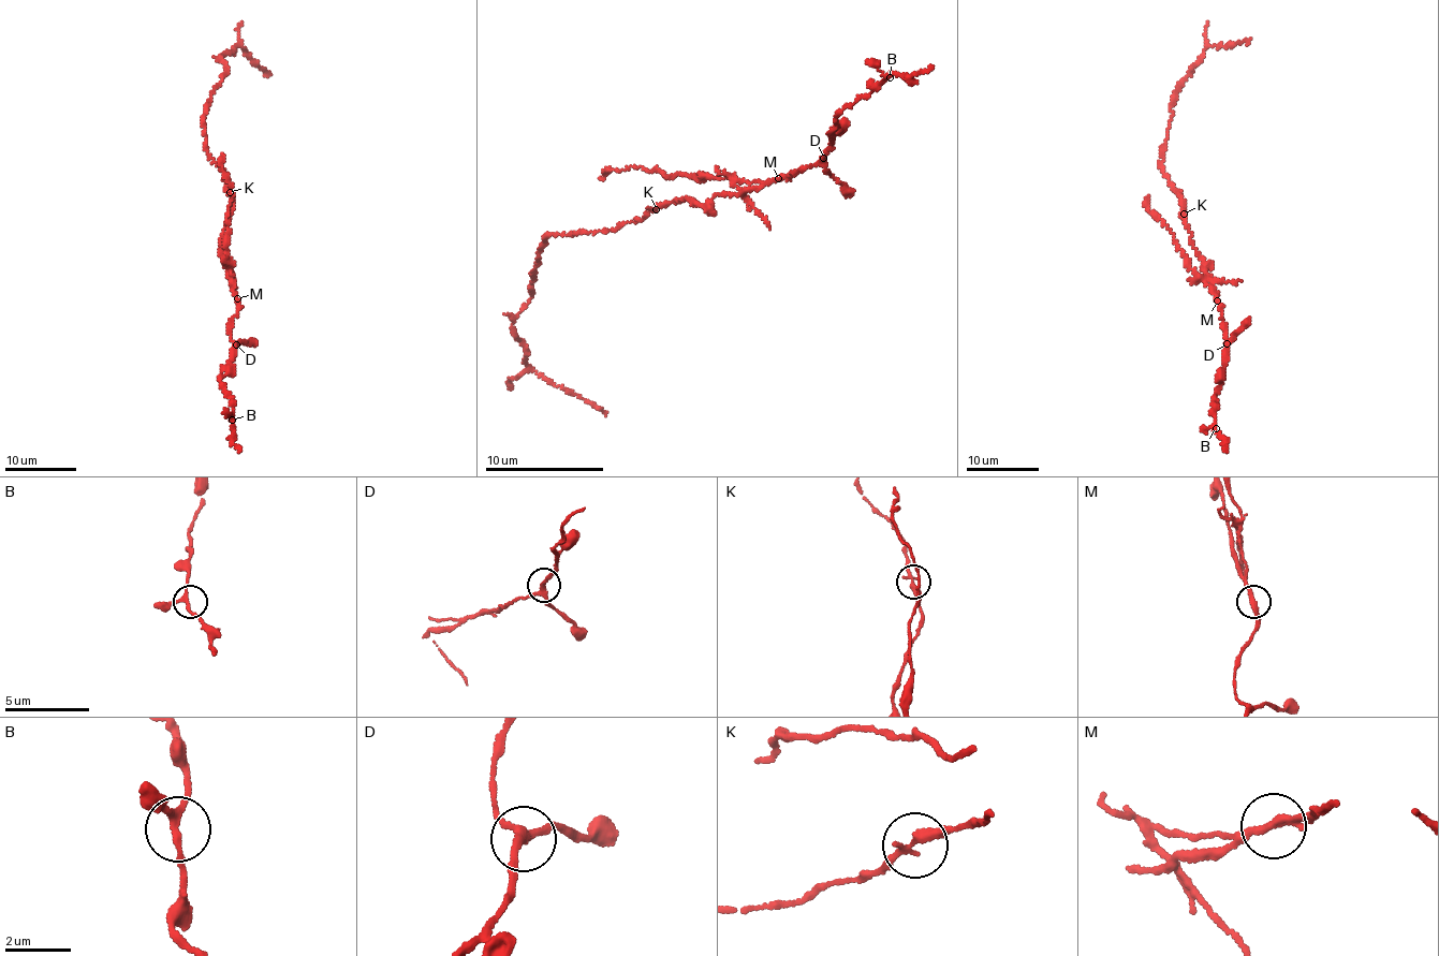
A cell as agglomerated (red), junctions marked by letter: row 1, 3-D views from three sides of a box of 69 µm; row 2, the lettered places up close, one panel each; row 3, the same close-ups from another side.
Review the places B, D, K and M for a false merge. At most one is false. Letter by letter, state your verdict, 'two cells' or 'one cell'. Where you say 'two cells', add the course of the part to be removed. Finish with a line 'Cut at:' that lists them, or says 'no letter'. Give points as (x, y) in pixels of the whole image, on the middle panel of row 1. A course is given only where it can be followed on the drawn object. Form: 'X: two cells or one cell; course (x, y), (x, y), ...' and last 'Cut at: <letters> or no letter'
B: one cell
D: one cell
K: one cell
M: two cells; course (777, 178), (750, 184), (710, 177), (701, 181), (678, 174), (673, 179), (633, 166), (612, 171), (599, 178)
Cut at: M

